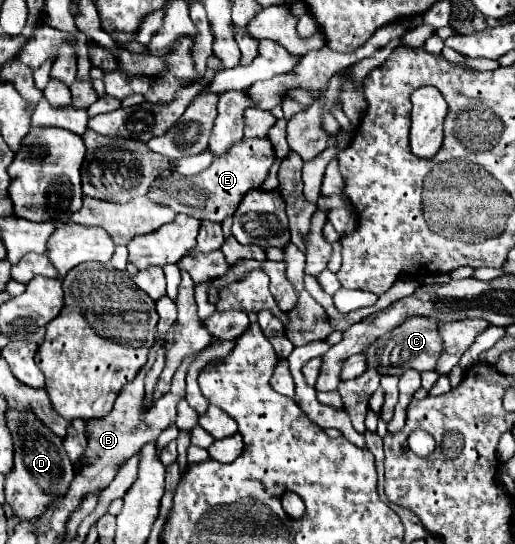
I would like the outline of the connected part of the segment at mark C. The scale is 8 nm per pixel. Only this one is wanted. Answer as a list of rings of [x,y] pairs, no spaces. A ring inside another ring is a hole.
[[[412,316],[402,326],[390,330],[388,334],[384,334],[384,338],[378,338],[372,346],[368,346],[366,362],[368,362],[368,368],[374,368],[380,376],[384,376],[384,374],[402,376],[410,368],[418,370],[418,372],[434,370],[434,366],[440,358],[440,352],[442,352],[442,342],[438,336],[436,320]]]

